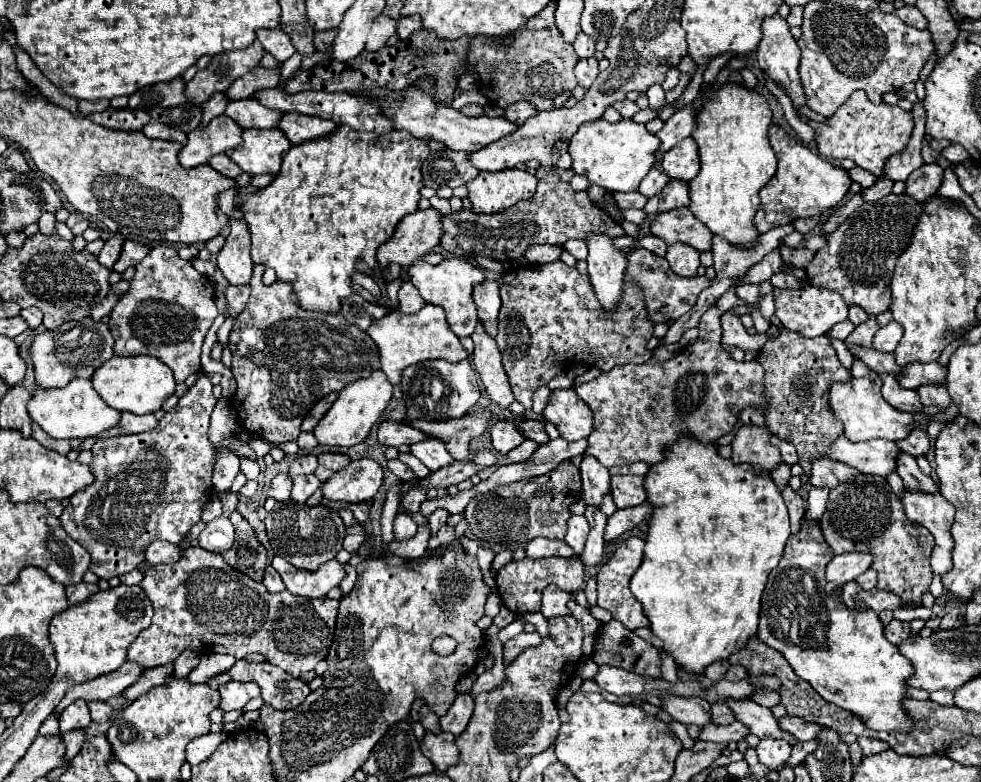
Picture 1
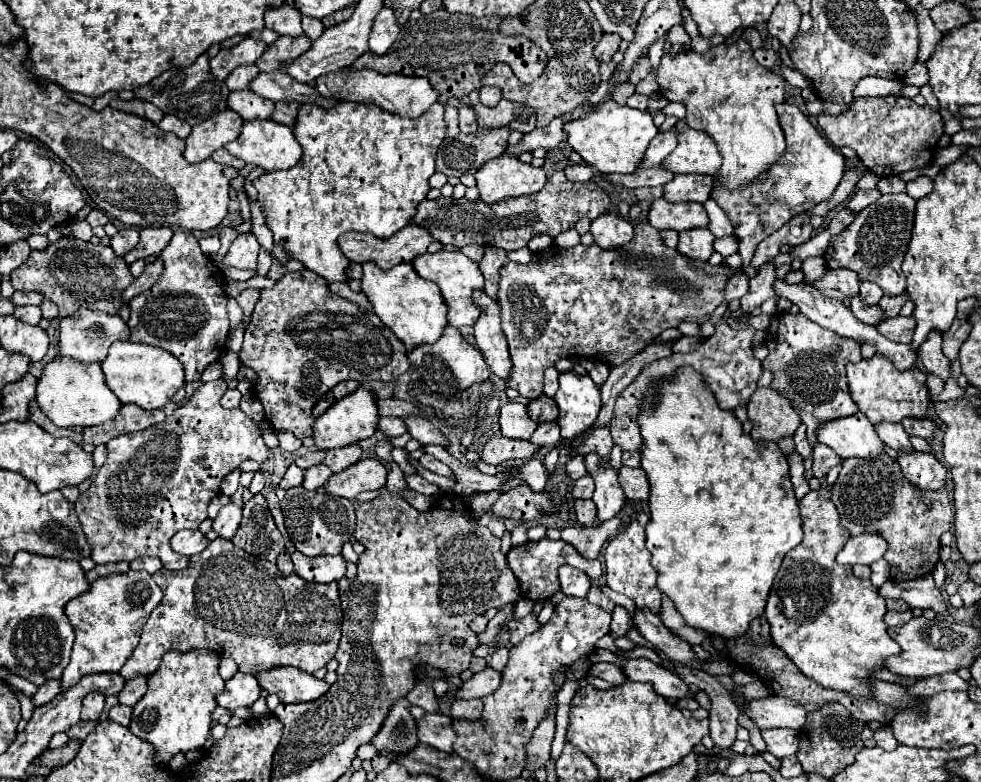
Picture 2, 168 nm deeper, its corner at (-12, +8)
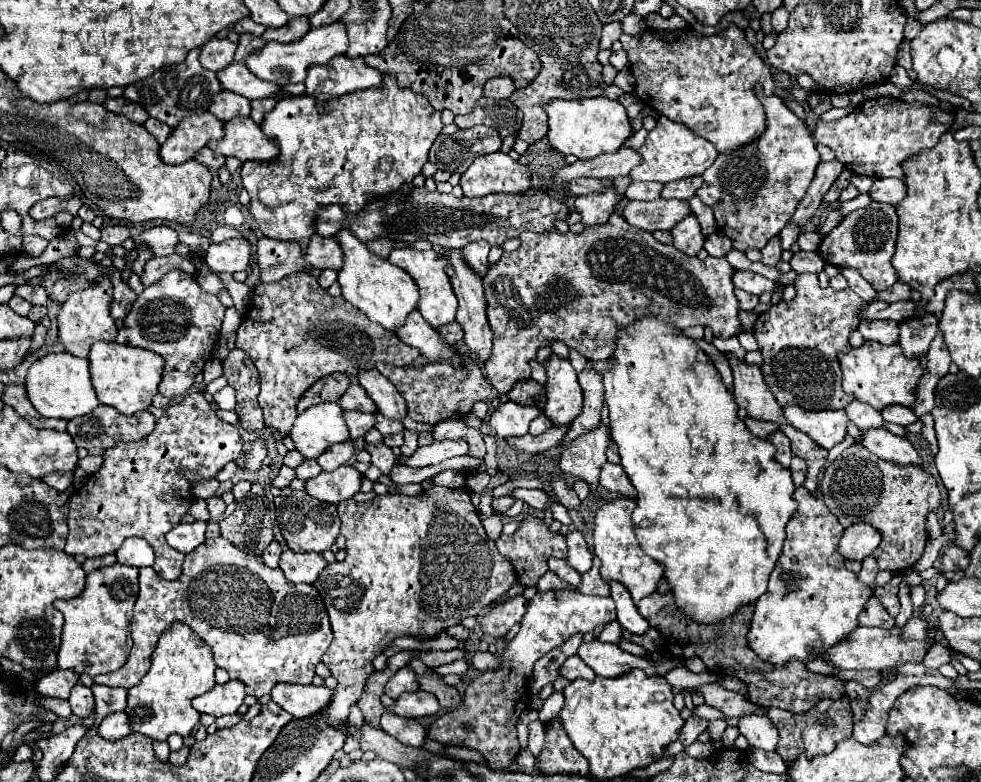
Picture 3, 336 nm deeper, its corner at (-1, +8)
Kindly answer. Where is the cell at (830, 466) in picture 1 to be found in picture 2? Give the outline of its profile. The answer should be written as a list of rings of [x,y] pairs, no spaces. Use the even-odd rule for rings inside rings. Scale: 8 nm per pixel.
[[[815,443],[813,445],[813,475],[817,479],[823,479],[831,467],[835,467],[837,463],[841,463],[841,457],[837,457],[837,453],[823,443]]]

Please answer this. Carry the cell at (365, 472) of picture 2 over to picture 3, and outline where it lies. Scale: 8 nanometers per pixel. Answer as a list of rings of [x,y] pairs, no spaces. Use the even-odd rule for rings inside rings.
[[[342,465],[336,471],[322,471],[318,477],[306,481],[306,493],[314,499],[336,505],[348,497],[354,497],[360,491],[362,473],[350,465]]]

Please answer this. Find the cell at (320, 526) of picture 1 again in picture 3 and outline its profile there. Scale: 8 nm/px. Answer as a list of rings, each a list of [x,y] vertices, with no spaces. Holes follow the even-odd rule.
[[[284,487],[282,493],[274,497],[274,503],[276,503],[276,521],[292,551],[322,553],[334,545],[340,533],[340,517],[338,517],[336,505],[320,503],[318,499],[312,499],[310,495],[306,495],[306,491],[294,491],[290,487]]]

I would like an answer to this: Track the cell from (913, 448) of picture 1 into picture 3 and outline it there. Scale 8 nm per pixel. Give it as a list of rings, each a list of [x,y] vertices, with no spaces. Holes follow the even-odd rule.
[[[890,405],[890,407],[886,407],[882,411],[882,417],[884,417],[884,421],[892,421],[892,423],[898,423],[902,427],[912,425],[912,423],[918,421],[918,417],[914,415],[914,411],[908,409],[908,407],[902,407],[902,405]]]

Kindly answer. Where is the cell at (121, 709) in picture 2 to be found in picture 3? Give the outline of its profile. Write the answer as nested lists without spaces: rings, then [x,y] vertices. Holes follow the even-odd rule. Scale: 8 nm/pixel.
[[[112,713],[112,715],[106,715],[104,721],[98,725],[98,733],[104,737],[104,739],[122,739],[126,735],[130,735],[130,725],[128,725],[128,717],[126,713]]]

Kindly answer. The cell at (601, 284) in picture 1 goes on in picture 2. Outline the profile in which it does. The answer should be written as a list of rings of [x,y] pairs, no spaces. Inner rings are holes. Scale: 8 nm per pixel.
[[[605,213],[591,221],[591,233],[599,247],[615,249],[633,239],[633,225],[617,213]]]

